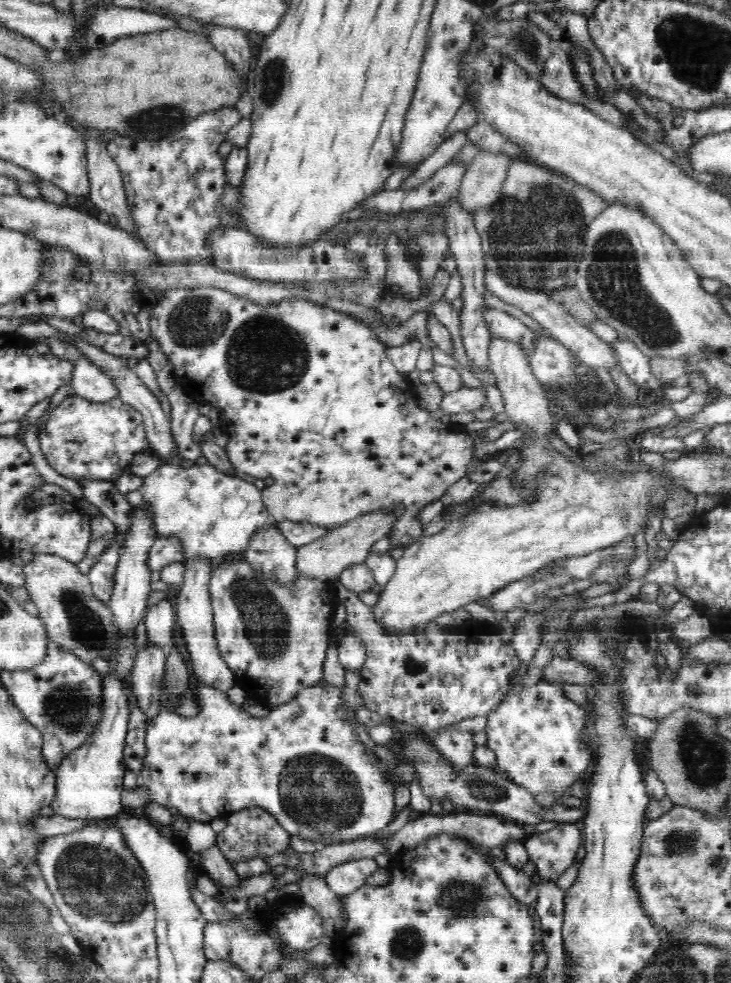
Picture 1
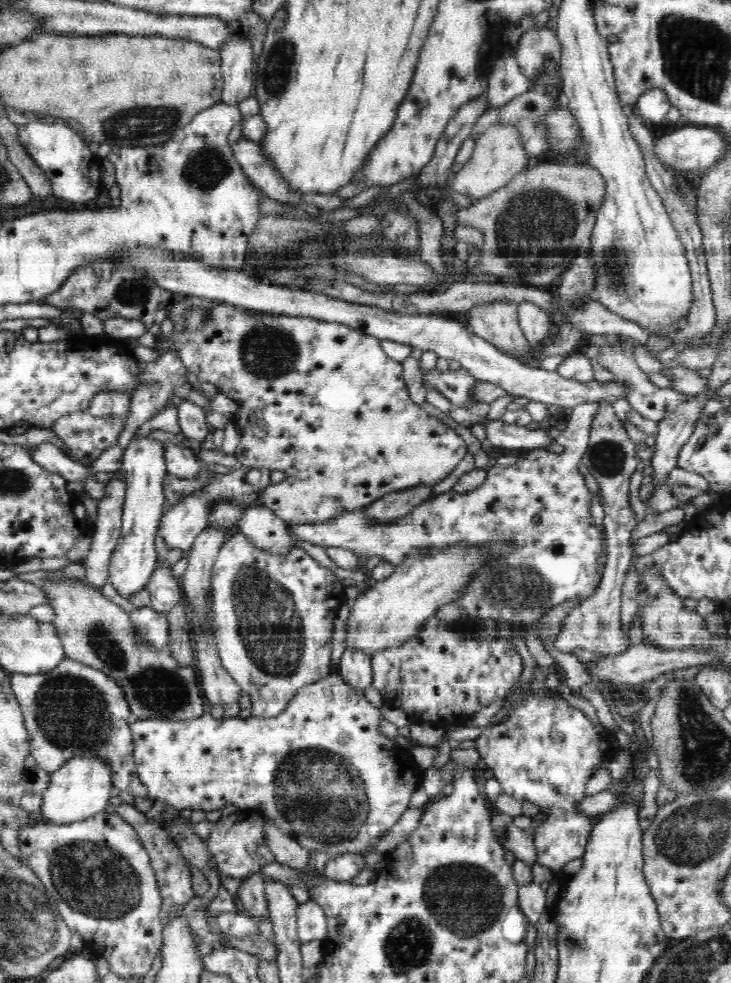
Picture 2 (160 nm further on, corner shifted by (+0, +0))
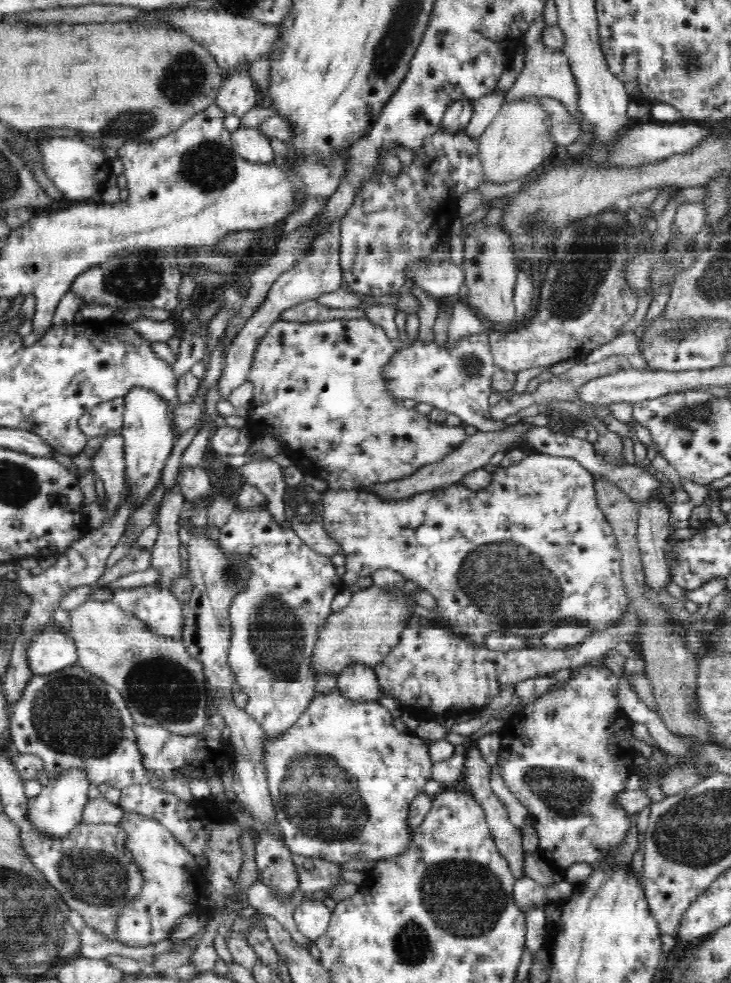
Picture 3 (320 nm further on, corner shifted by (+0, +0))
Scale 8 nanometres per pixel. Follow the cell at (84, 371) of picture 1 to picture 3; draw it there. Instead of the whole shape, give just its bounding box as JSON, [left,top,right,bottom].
[79,397,124,439]

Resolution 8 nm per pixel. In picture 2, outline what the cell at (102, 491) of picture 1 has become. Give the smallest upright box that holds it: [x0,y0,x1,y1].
[27,443,105,502]

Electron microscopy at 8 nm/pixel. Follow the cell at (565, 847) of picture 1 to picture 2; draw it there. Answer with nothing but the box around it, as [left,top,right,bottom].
[474,694,604,873]

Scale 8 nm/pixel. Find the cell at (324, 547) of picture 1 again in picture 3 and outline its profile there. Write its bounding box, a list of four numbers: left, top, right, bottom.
[371,420,533,500]

